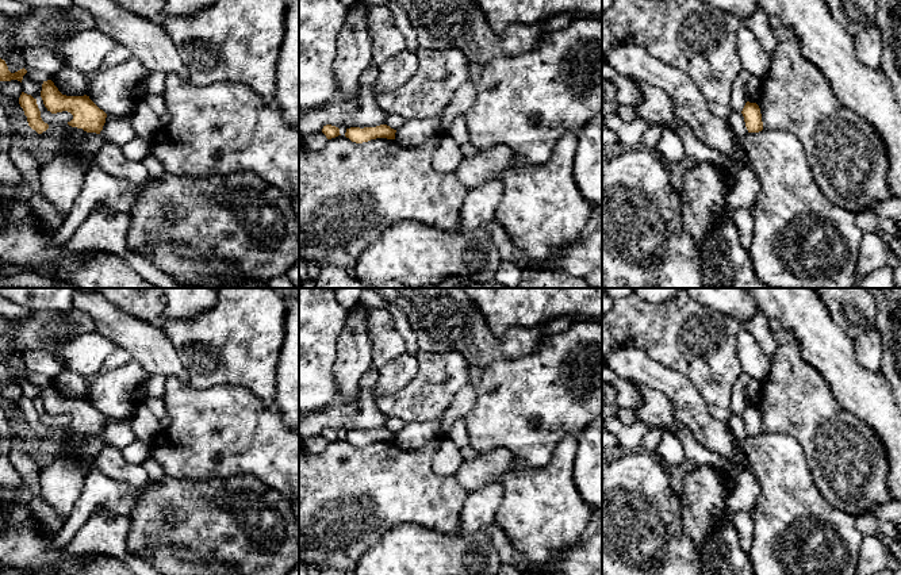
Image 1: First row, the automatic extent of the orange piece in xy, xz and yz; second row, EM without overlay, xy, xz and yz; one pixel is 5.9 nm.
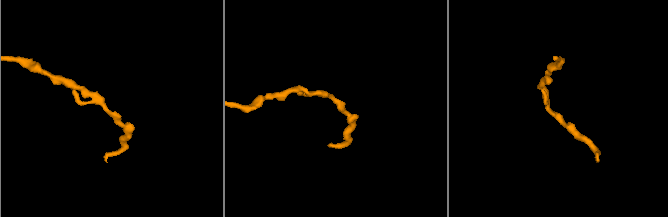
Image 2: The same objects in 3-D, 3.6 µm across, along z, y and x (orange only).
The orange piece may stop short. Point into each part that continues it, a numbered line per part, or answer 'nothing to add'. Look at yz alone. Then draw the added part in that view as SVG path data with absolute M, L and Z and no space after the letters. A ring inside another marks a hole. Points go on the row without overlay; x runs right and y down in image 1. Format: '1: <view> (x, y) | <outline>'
nothing to add

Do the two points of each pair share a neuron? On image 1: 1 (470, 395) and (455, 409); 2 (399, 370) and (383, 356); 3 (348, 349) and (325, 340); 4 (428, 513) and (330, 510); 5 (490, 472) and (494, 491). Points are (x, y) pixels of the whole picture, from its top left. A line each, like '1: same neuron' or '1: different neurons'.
1: same neuron
2: different neurons
3: different neurons
4: same neuron
5: different neurons

